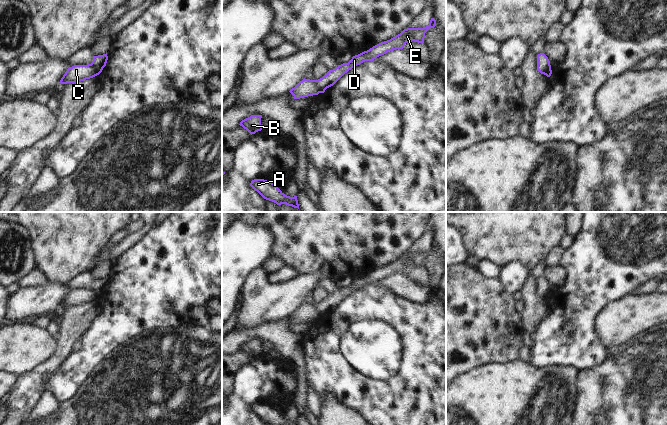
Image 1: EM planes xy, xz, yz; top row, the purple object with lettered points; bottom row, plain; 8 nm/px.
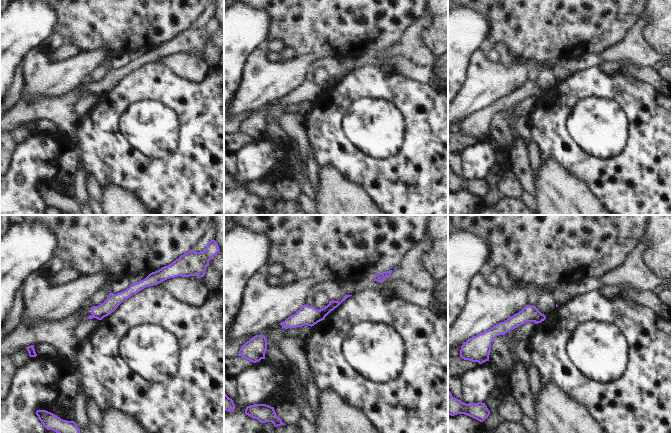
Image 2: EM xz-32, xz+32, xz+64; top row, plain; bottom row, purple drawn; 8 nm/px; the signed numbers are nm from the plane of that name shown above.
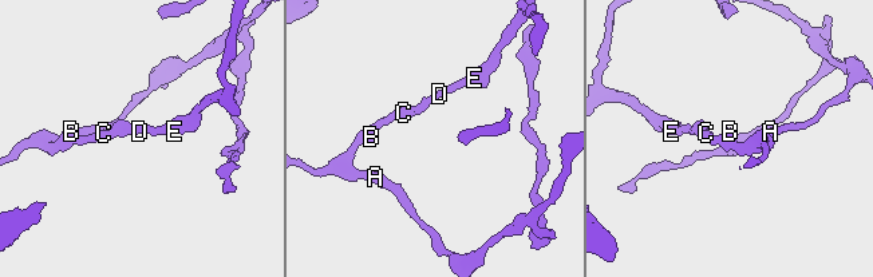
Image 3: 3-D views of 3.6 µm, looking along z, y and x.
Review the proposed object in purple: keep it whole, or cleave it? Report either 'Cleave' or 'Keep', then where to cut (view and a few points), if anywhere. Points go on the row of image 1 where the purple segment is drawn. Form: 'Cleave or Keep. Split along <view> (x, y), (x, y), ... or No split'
Cleave. Split along xz (313, 80), (320, 92).

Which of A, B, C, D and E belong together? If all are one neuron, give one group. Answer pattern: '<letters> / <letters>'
A B C / D E

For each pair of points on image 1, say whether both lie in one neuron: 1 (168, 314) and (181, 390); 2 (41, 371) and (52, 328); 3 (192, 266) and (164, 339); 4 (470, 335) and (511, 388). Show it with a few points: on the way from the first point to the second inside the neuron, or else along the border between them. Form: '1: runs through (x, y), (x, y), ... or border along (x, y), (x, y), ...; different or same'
1: border along (191, 323), (176, 328), (147, 331); different
2: border along (59, 327), (54, 335); different
3: border along (178, 327), (147, 330), (145, 332); different
4: border along (514, 359), (503, 363), (484, 363), (469, 371); different

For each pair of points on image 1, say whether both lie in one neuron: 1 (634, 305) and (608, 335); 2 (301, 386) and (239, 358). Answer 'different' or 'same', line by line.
1: same
2: different

